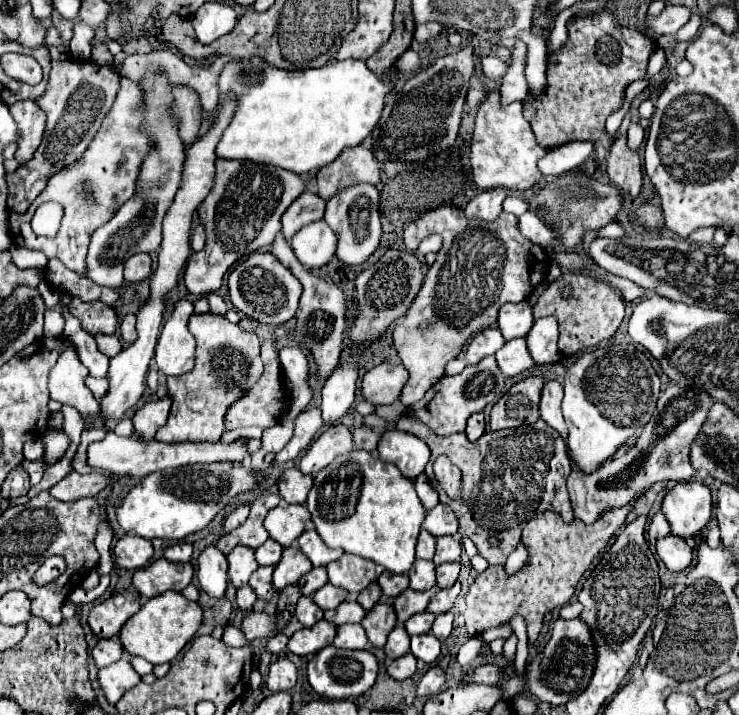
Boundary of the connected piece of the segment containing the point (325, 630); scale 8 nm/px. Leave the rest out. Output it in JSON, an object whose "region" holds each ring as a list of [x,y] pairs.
{"region":[[[322,619],[312,627],[304,627],[304,629],[296,631],[290,637],[288,651],[292,651],[294,655],[300,655],[300,657],[314,655],[318,649],[322,649],[326,645],[332,645],[334,635],[336,635],[336,625]]]}

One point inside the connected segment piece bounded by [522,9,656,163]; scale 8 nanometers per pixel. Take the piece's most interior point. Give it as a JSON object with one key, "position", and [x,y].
{"position":[581,92]}

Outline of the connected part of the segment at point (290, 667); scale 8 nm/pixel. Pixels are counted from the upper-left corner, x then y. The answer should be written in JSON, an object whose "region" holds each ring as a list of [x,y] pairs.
{"region":[[[278,659],[270,665],[268,681],[266,687],[276,693],[276,691],[290,691],[296,685],[296,667],[290,659]]]}

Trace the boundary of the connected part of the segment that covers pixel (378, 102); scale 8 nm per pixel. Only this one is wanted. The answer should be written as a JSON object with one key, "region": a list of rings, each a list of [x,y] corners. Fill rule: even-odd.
{"region":[[[258,57],[238,63],[230,61],[226,63],[220,75],[220,97],[226,95],[228,91],[234,91],[238,97],[238,109],[224,131],[216,147],[216,153],[218,157],[224,159],[252,159],[296,173],[318,171],[320,167],[332,163],[346,147],[360,145],[372,133],[396,79],[398,79],[396,65],[388,67],[386,73],[378,75],[372,69],[368,69],[366,63],[360,59],[334,61],[318,69],[302,71],[282,71],[270,67]]]}

